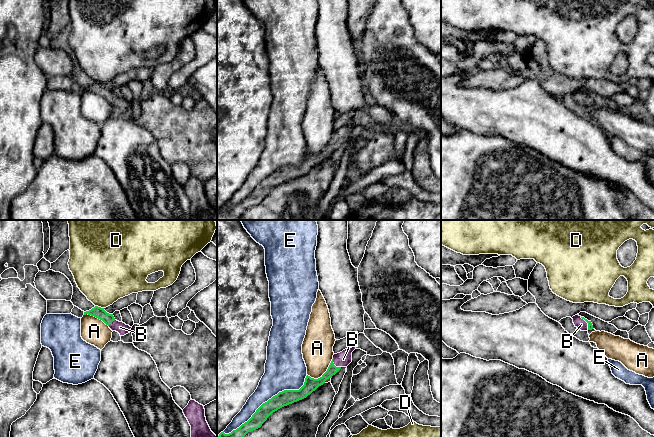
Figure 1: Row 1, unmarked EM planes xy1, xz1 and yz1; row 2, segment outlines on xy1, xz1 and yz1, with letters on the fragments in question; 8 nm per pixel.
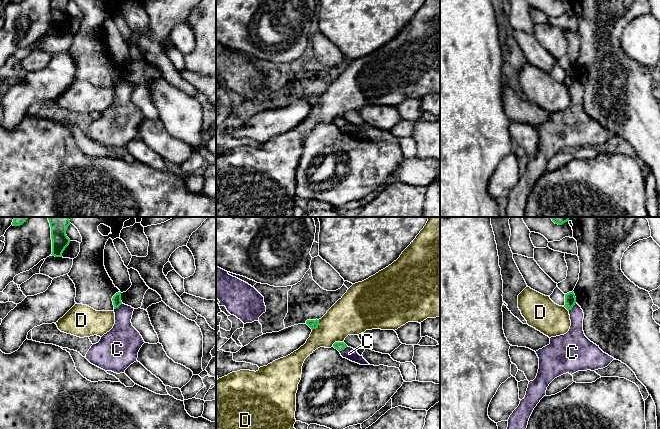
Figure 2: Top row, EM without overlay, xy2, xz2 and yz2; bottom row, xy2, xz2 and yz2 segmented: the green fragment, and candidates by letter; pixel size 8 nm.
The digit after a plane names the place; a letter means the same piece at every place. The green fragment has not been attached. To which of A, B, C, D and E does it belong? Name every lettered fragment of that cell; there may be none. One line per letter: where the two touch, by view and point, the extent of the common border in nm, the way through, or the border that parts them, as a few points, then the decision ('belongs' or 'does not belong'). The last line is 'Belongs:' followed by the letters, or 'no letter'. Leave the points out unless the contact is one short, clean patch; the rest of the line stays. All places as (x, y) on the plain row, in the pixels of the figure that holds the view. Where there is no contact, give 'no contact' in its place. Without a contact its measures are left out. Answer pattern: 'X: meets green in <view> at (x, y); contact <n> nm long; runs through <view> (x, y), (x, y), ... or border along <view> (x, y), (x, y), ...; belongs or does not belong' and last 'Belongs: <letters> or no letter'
A: meets green in xz1 at (323, 150); contact 240 nm long; border along xz1 (332, 134), (328, 144), (319, 153), (311, 154), (307, 151); does not belong
B: meets green in xz1 at (334, 141); contact 100 nm long; runs through xz1 (310, 160), (319, 158), (334, 141), (343, 135); belongs
C: meets green in yz2 at (572, 83); contact 90 nm long; border along yz2 (575, 78), (568, 86); does not belong
D: meets green in xz2 at (317, 102); contact 110 nm long; does not belong
E: meets green in xz1 at (268, 176); contact 800 nm long; does not belong
Belongs: B

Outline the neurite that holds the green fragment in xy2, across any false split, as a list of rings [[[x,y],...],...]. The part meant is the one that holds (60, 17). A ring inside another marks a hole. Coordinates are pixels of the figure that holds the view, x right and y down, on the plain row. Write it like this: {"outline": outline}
{"outline": [[[50,0],[52,15],[52,32],[62,33],[62,29],[69,21],[70,15],[66,11],[66,6],[70,0]]]}

